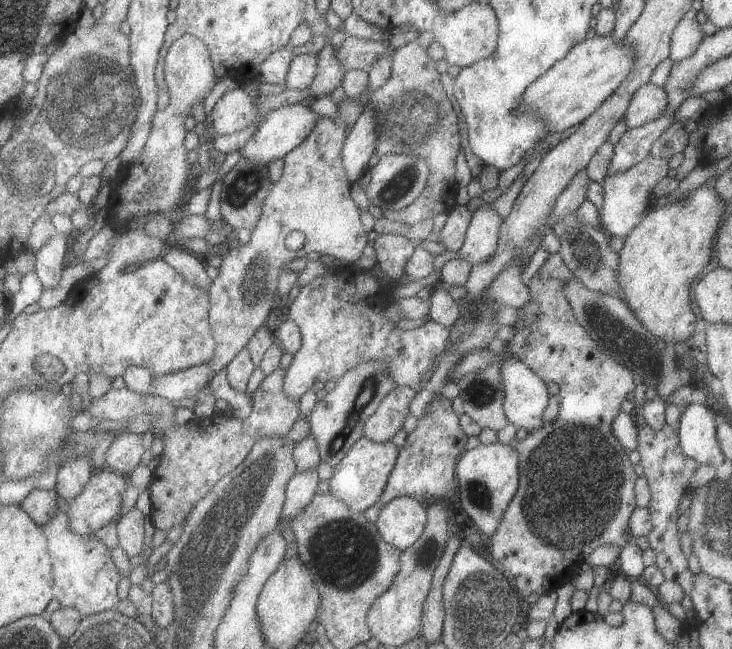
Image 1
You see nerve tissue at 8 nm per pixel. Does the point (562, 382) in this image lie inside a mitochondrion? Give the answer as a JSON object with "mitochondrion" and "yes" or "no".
{"mitochondrion":"no"}

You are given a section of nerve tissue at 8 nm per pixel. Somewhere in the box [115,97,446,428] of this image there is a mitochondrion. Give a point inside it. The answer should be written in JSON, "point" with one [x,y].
{"point":[254,282]}

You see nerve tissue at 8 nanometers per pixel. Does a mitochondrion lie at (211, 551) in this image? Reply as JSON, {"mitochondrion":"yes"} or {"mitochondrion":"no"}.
{"mitochondrion":"yes"}

